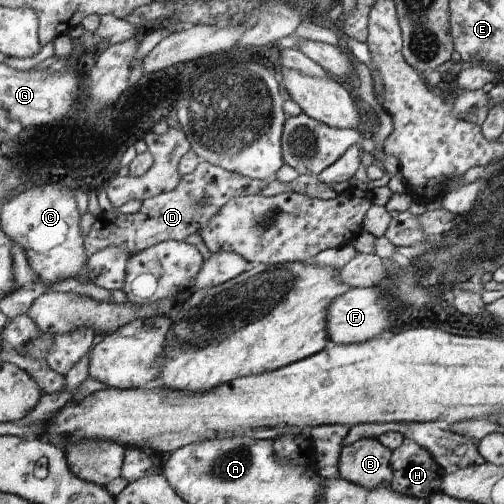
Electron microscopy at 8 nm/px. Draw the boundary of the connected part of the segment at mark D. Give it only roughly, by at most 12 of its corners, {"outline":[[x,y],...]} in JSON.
{"outline":[[203,160],[175,190],[136,213],[101,212],[89,259],[121,246],[135,255],[205,230],[232,200],[270,180]]}

